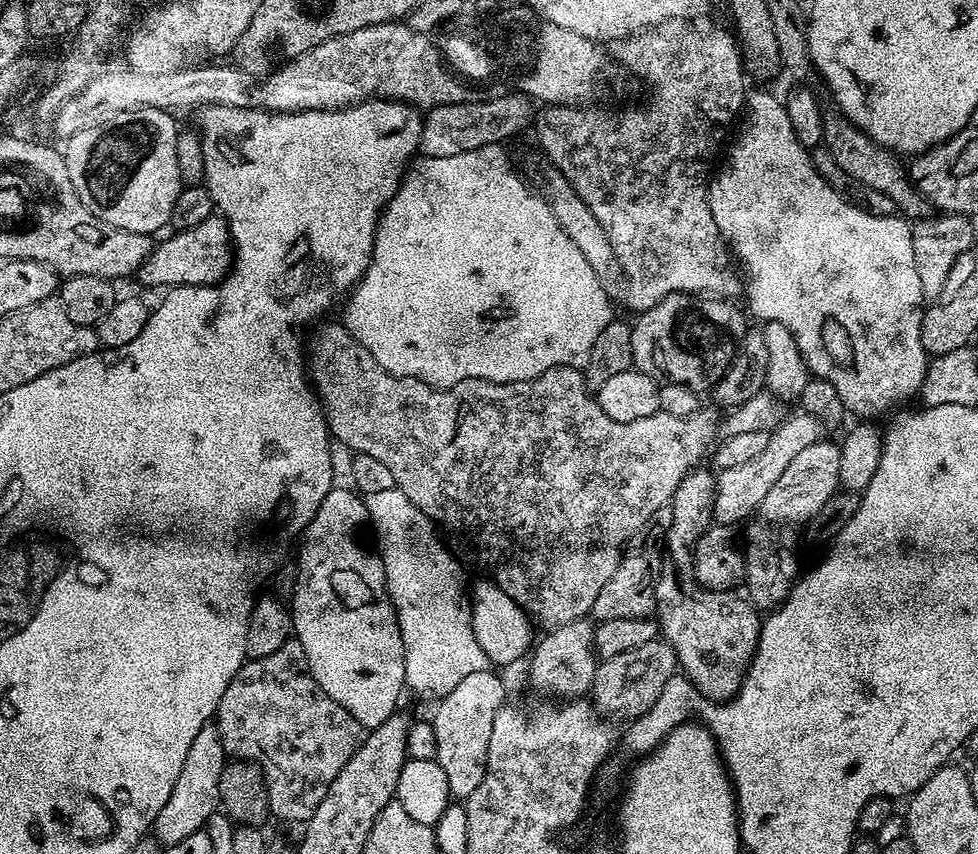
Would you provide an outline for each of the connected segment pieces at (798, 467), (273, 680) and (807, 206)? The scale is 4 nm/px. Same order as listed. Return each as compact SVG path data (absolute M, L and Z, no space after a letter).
M827 438L806 446L794 457L794 462L782 470L778 482L766 490L758 509L759 515L773 526L797 526L803 520L811 521L827 504L827 500L836 495L840 488L840 444L831 444Z
M299 642L283 644L278 650L257 660L249 659L237 672L214 713L214 727L220 733L224 750L232 758L251 761L264 773L269 797L274 798L274 812L284 820L306 822L322 802L328 788L350 762L366 729L338 702L334 702L302 667L304 647Z
M754 92L746 100L747 107L753 108L753 112L748 116L752 125L737 138L736 145L734 145L734 140L731 145L731 148L733 147L732 157L729 158L728 165L721 170L717 180L715 177L711 181L708 205L712 208L714 220L718 222L720 227L720 233L726 237L735 259L739 261L746 273L746 292L752 295L755 314L774 322L782 322L782 326L786 326L786 330L790 330L809 373L813 377L829 380L834 386L834 390L838 390L844 407L848 409L849 413L856 415L857 412L860 415L857 417L860 418L876 416L883 408L888 408L891 404L906 399L907 396L915 397L926 378L926 370L930 363L930 353L924 349L920 341L926 297L924 283L920 277L920 266L916 255L917 241L912 235L912 224L909 221L904 221L900 214L883 216L866 211L865 208L860 207L859 203L853 202L851 199L848 201L832 185L833 181L820 171L814 160L812 164L811 158L808 157L809 149L796 136L787 107L783 103L779 104L768 92Z

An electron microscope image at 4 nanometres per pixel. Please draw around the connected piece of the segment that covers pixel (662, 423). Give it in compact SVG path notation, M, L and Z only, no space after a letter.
M321 323L312 341L306 344L306 368L310 373L310 383L315 391L320 407L324 409L324 419L328 421L328 431L336 436L356 454L370 454L370 458L378 458L394 474L396 487L400 488L412 502L424 511L437 525L445 524L448 528L457 528L472 539L480 556L496 571L495 579L504 582L509 593L521 592L518 603L533 621L548 624L549 629L562 626L566 622L585 619L591 613L598 594L602 594L602 586L610 582L614 570L618 566L622 549L631 540L635 532L640 531L656 511L671 501L680 479L691 471L700 461L700 455L713 447L712 438L718 434L718 416L715 407L701 406L687 414L677 414L672 410L661 410L650 414L650 418L638 418L638 422L614 422L606 410L596 401L590 391L584 374L578 368L551 368L529 380L518 382L494 382L470 378L458 382L449 388L431 388L409 376L395 376L384 371L374 362L374 358L360 345L359 339L352 336L340 324Z

